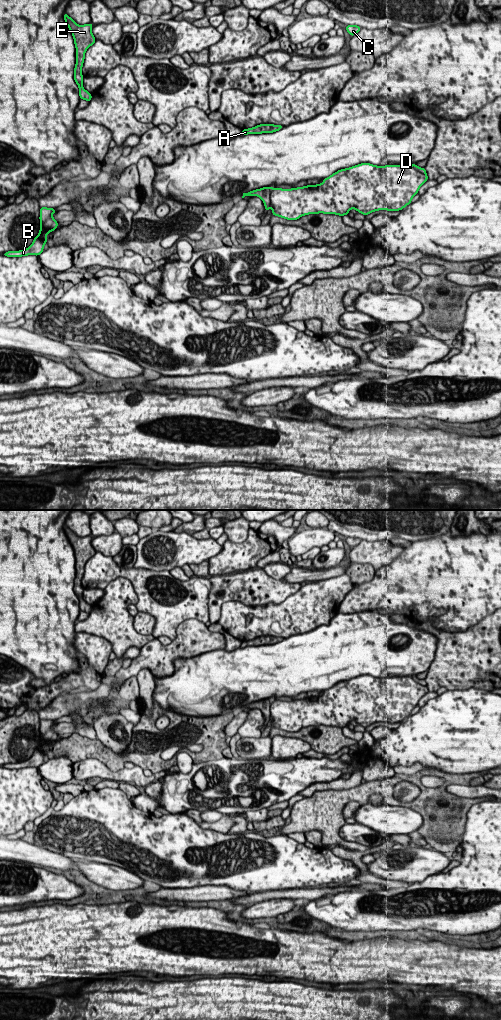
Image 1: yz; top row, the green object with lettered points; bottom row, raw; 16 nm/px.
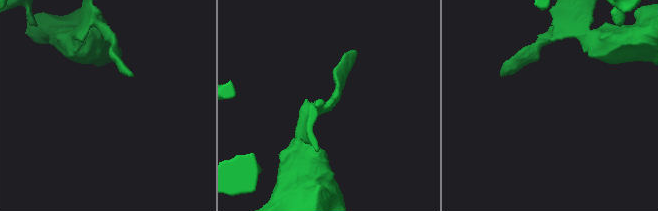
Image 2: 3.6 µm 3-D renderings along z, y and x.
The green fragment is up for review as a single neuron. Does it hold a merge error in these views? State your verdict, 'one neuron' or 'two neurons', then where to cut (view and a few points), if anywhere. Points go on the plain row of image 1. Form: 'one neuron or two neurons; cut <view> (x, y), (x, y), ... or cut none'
two neurons; cut yz (272, 700), (269, 716)

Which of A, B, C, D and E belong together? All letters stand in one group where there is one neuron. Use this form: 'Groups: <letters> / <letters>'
Groups: A B C E / D

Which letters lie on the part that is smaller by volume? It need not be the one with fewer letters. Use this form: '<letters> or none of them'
D

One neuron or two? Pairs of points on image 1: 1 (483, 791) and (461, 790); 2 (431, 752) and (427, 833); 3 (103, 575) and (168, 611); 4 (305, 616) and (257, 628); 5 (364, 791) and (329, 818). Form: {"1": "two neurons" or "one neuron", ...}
{"1": "one neuron", "2": "two neurons", "3": "one neuron", "4": "one neuron", "5": "one neuron"}

